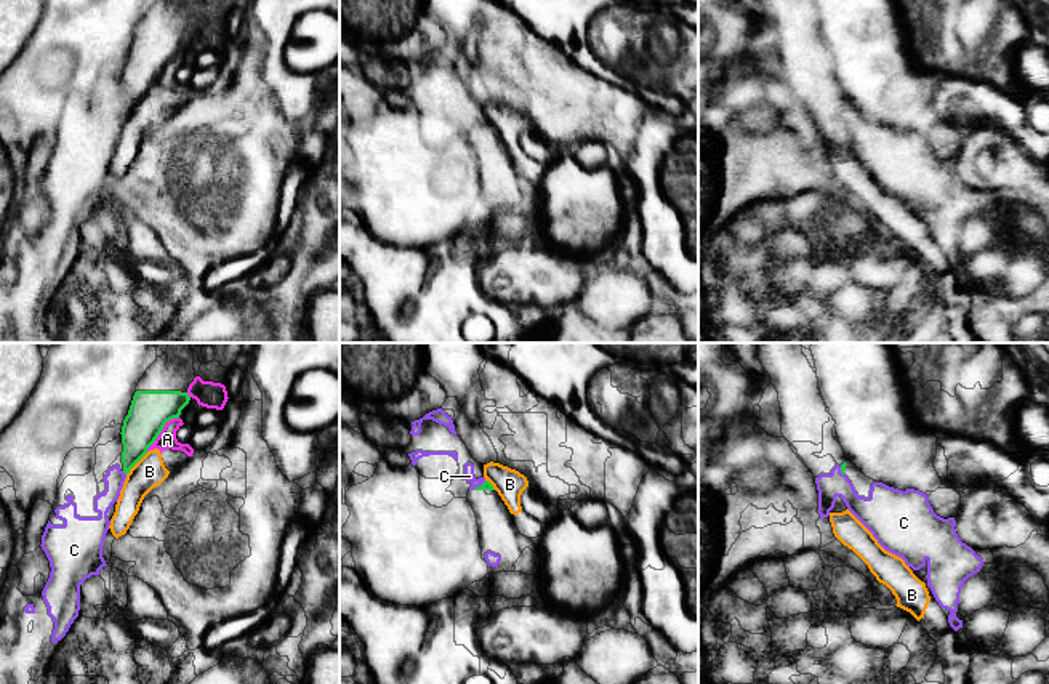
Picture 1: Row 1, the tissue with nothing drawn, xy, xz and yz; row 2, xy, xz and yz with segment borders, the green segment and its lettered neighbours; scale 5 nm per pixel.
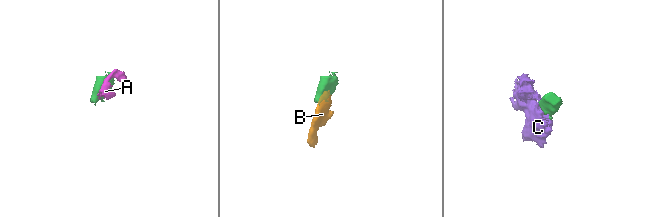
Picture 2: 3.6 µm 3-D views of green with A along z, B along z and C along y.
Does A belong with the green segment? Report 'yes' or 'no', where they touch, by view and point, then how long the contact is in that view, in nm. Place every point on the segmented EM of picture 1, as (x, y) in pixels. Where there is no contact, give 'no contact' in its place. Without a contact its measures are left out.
no; contact xy (160, 431); length 240 nm

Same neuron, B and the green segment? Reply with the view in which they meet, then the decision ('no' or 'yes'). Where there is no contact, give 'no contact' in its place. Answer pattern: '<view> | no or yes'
xy | no

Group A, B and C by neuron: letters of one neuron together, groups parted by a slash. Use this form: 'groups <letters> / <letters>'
groups A B / C

